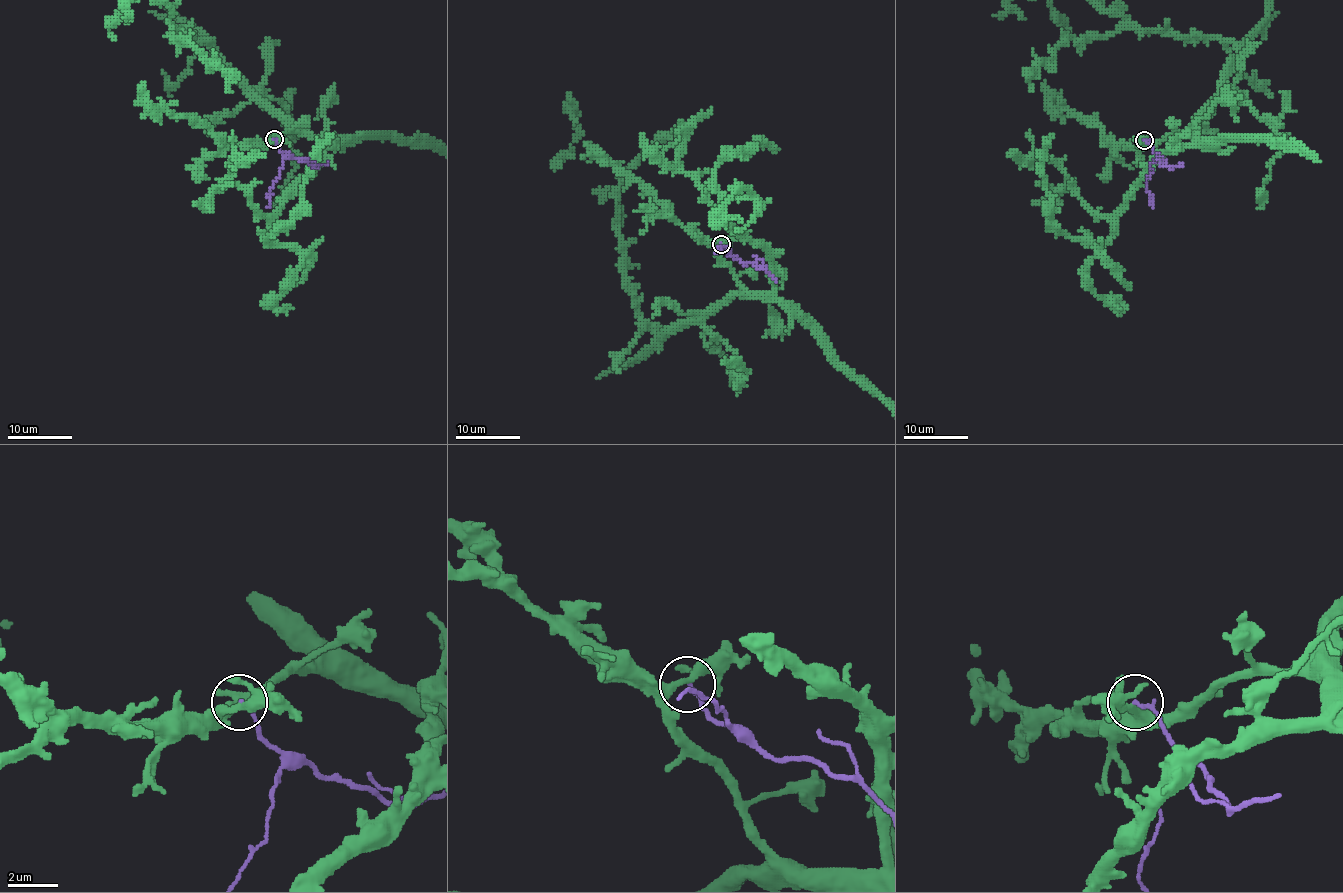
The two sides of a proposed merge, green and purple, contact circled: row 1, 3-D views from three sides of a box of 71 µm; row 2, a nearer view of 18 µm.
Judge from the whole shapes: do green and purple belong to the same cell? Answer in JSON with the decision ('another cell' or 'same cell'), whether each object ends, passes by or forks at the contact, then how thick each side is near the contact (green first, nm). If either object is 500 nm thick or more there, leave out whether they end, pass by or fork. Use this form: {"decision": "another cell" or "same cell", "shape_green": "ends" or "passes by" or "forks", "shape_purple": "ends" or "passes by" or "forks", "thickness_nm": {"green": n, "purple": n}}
{"decision": "another cell", "shape_green": "forks", "shape_purple": "ends", "thickness_nm": {"green": 260, "purple": 150}}

